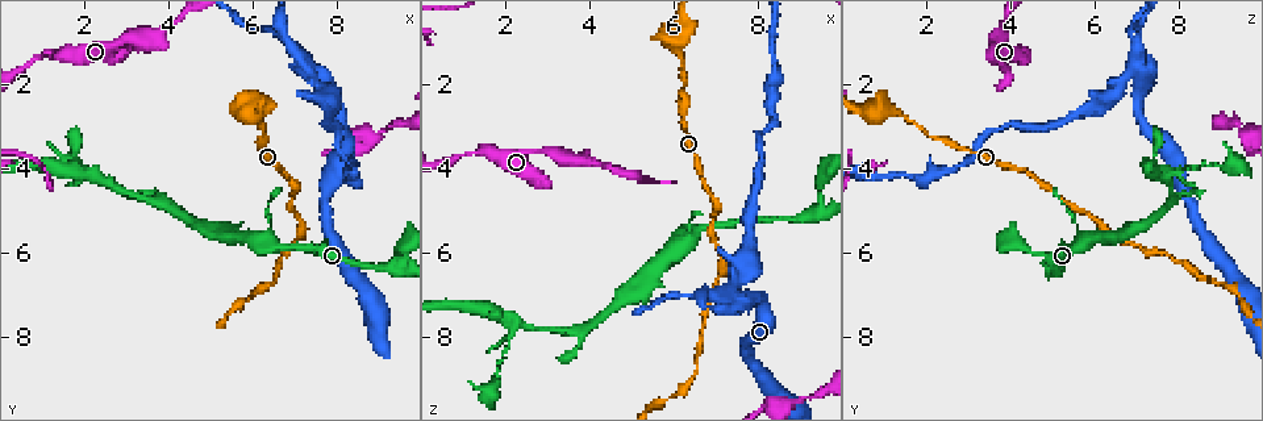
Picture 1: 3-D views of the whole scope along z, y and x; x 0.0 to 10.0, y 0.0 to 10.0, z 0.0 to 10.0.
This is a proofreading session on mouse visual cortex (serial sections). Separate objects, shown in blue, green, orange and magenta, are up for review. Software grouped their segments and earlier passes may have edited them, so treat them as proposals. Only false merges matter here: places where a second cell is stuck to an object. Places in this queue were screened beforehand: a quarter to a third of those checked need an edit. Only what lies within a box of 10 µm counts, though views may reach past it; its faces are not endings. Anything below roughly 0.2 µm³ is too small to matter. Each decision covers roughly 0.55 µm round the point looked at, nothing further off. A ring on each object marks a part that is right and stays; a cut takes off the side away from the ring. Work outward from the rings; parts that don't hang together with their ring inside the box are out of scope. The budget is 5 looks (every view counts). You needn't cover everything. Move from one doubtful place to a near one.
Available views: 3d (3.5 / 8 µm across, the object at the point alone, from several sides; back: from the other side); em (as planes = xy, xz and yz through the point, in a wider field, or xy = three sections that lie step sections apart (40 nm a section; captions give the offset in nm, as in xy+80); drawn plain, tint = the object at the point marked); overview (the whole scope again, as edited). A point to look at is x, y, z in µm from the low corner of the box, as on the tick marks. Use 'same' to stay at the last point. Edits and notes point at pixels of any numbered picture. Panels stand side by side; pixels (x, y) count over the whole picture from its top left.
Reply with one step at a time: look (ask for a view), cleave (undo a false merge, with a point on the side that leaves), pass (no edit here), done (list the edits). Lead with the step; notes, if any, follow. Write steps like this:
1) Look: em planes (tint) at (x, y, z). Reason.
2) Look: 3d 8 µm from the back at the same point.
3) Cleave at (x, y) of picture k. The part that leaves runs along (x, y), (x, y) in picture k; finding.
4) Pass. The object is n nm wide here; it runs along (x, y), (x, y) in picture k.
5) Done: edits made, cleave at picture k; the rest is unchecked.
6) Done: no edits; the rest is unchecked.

Look: 3d 3.5 µm at (7.35, 1.65, 7.10). Side arm on a straight run.

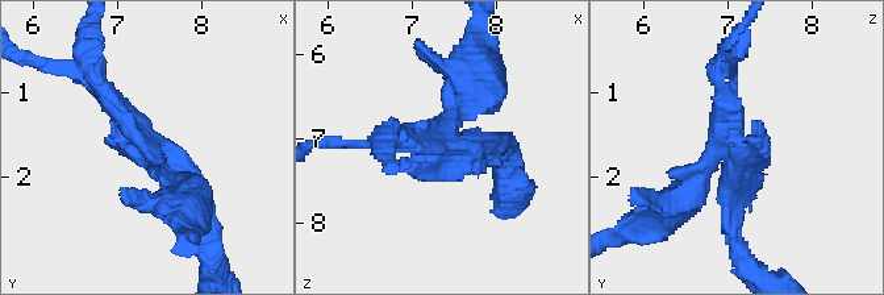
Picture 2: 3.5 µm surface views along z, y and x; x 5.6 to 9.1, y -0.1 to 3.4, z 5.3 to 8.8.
Look: em xy step 3 (tint) at (7.40, 1.65, 7.10). Need the tissue.

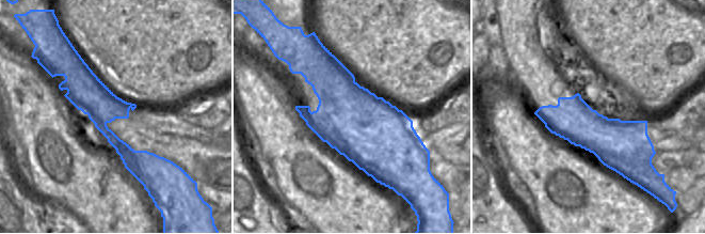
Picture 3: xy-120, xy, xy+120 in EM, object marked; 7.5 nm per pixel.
Cleave at (682, 174) of picture 2. The part that leaves runs along (722, 148), (683, 200), (642, 224) in picture 2; a second cell is stuck on.

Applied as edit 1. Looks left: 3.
Look: overview.

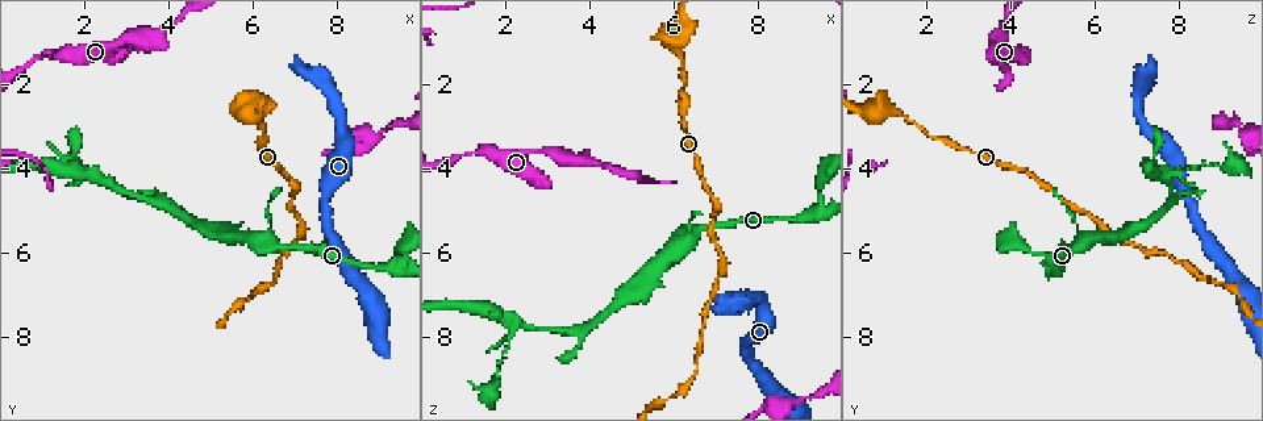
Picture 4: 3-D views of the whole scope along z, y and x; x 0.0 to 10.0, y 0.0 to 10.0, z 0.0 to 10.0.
Look: 3d 3.5 µm at (2.20, 4.25, 7.55). Sudden change in width.

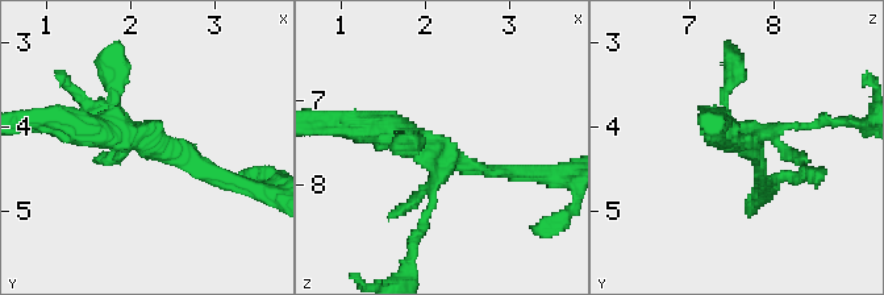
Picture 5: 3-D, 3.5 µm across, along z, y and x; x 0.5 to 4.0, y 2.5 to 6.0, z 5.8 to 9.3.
Look: em xy step 2 (tint) at (2.10, 4.25, 7.60). Now the EM.

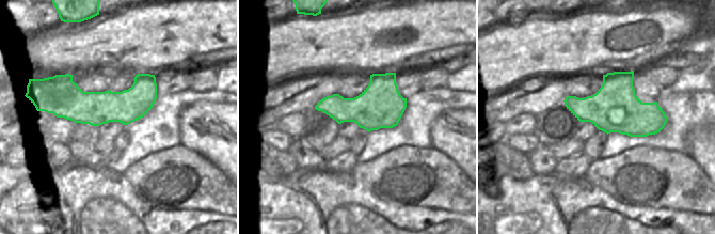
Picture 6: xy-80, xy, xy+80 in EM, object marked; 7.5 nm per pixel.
Pass. It runs along (215, 179), (182, 150), (65, 123) in picture 5; continuous, no second cell.

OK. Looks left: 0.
Done: edits made, cleave at picture 2; the rest is unchecked.

